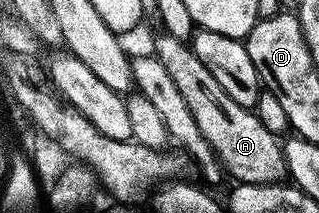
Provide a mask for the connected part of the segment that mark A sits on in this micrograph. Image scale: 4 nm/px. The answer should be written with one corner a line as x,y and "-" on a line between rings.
158,33
152,53
160,61
160,65
168,69
176,89
180,89
180,97
184,97
196,125
200,125
200,133
213,148
219,162
229,174
231,171
238,178
239,184
280,183
287,178
286,162
277,136
264,127
251,108
236,105
236,101
232,101
228,93
224,93
220,81
216,81
216,77
212,77
208,69
204,69
204,61
196,57
189,42

